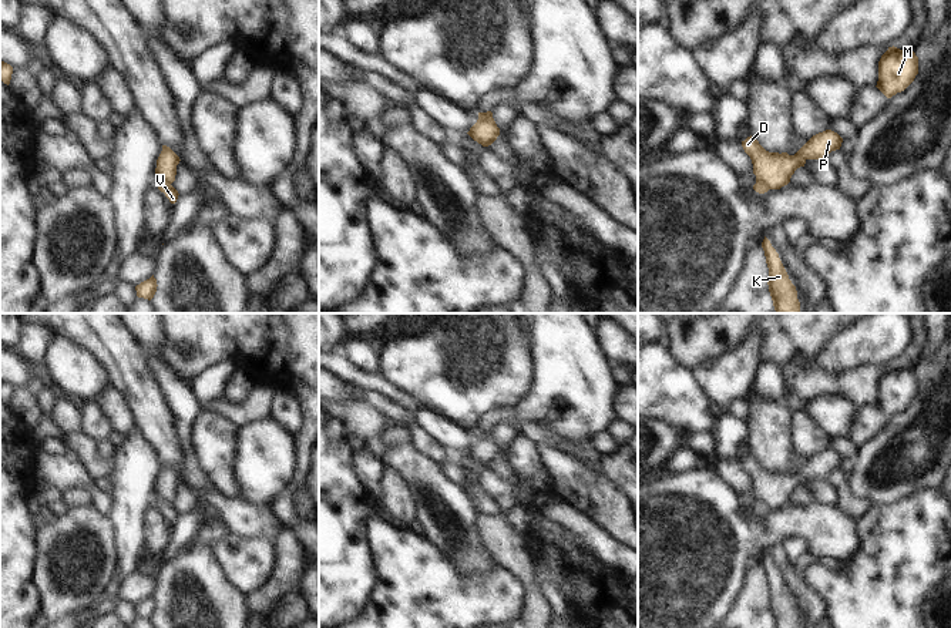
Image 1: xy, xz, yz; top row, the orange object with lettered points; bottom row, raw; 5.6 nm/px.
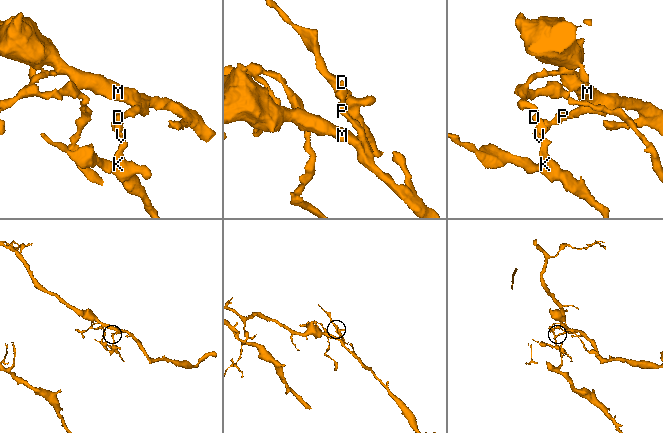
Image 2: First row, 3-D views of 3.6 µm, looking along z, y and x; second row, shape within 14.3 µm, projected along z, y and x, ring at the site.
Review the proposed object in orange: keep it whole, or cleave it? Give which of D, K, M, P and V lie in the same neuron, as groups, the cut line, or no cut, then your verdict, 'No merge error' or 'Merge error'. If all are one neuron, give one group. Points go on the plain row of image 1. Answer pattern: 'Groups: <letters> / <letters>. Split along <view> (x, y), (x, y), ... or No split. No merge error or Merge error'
Groups: D M P / K V. Split along yz (756, 500), (769, 507). Merge error

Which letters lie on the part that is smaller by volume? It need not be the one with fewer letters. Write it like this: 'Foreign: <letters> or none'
Foreign: K, V

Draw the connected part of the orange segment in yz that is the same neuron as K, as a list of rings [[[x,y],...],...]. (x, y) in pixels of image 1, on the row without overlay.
[[[766,555],[762,561],[762,567],[769,587],[767,604],[774,628],[800,628],[796,605],[789,598],[779,572]]]

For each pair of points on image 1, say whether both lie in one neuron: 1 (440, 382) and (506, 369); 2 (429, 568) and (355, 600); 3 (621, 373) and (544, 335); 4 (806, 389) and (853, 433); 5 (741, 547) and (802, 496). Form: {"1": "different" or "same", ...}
{"1": "same", "2": "different", "3": "different", "4": "different", "5": "different"}

